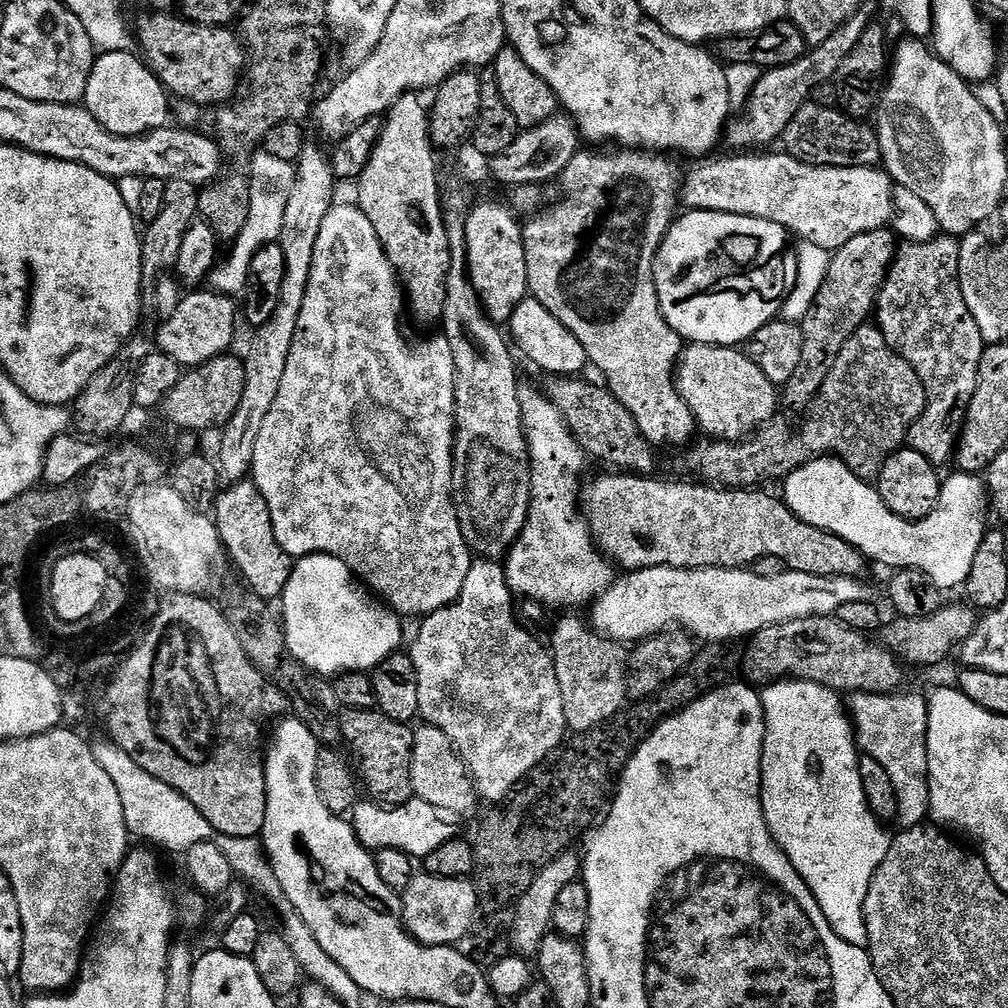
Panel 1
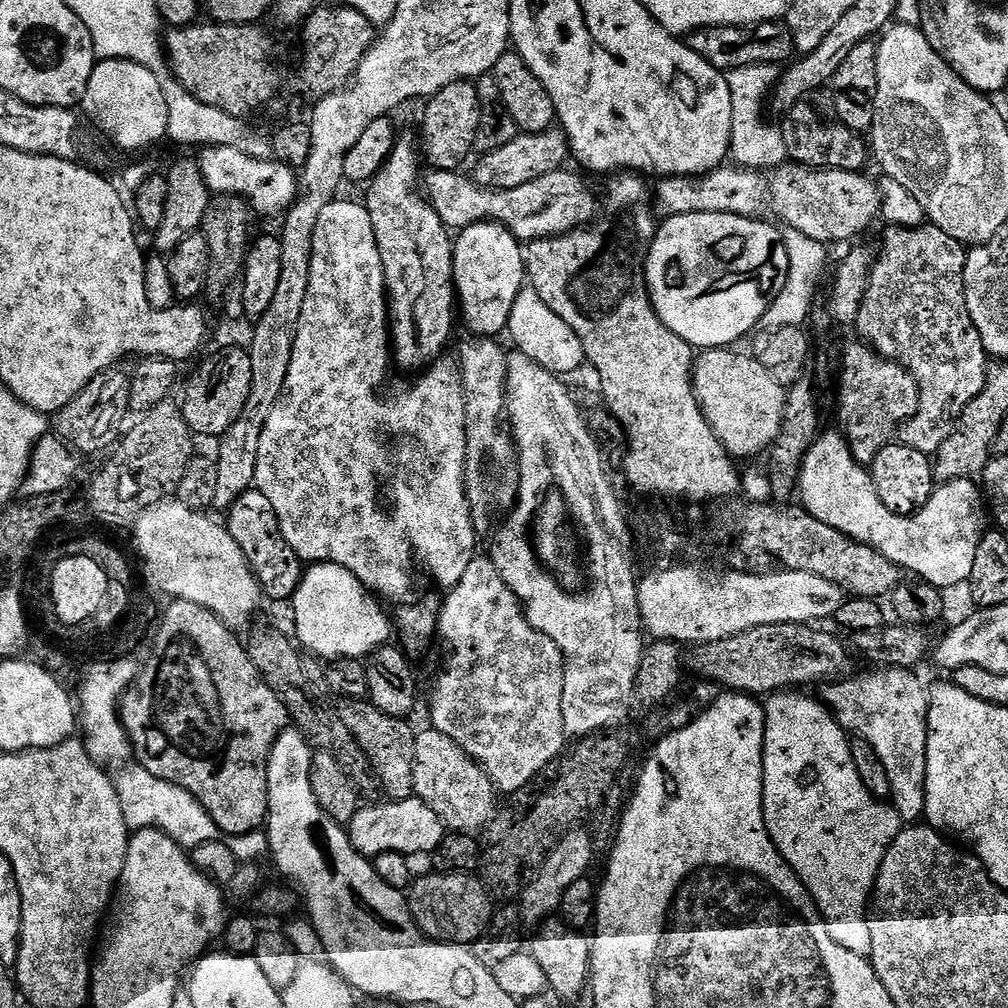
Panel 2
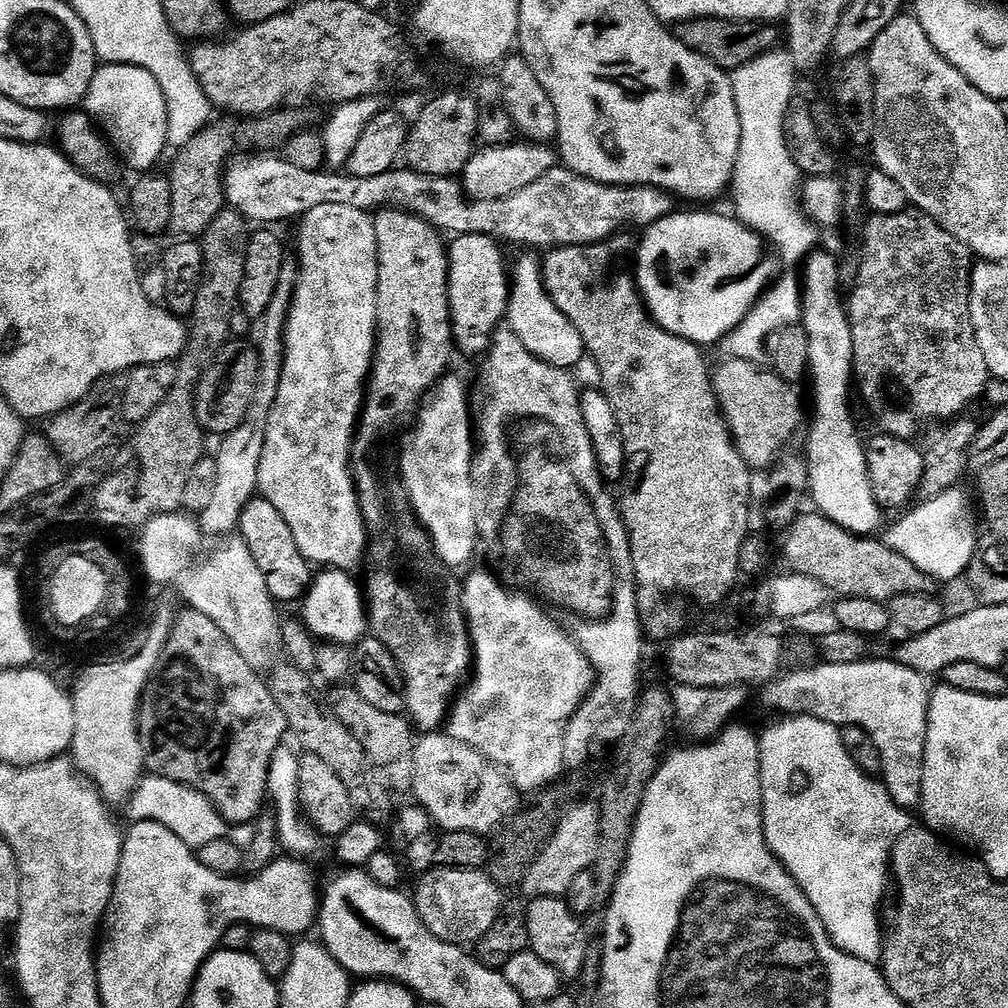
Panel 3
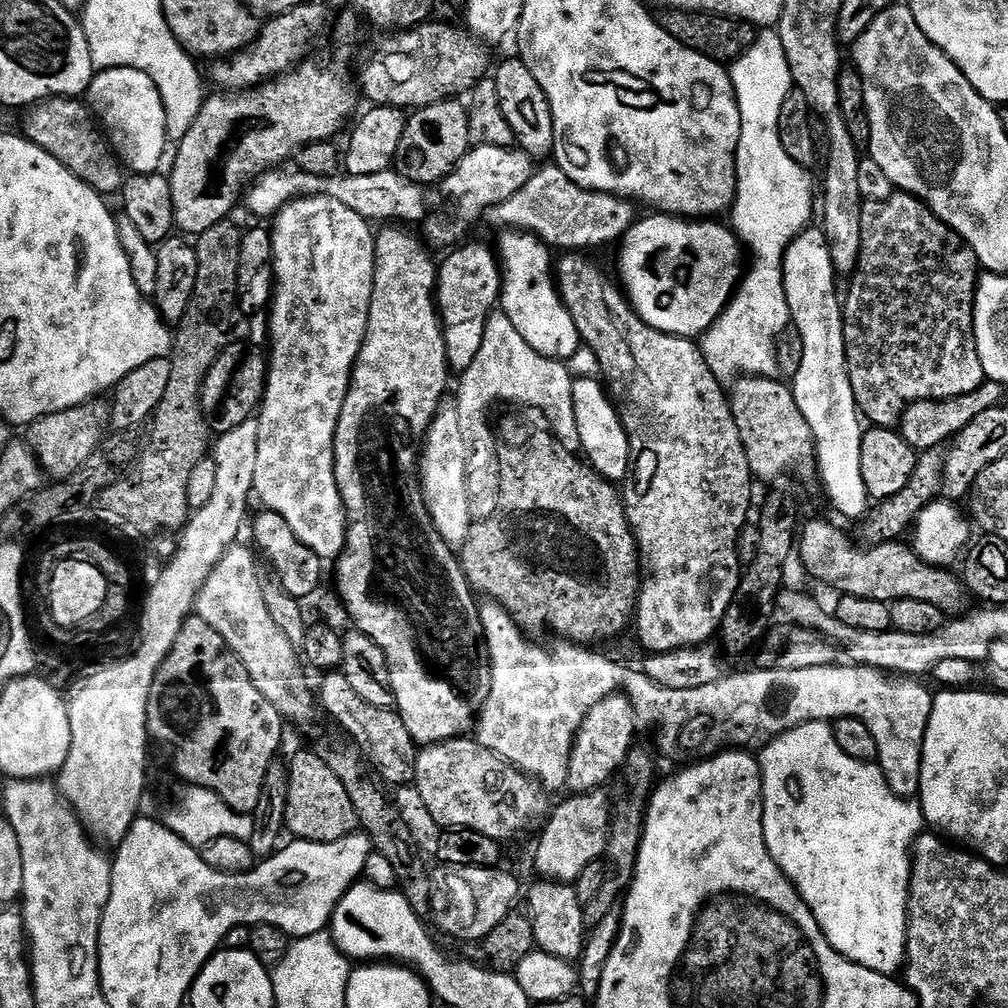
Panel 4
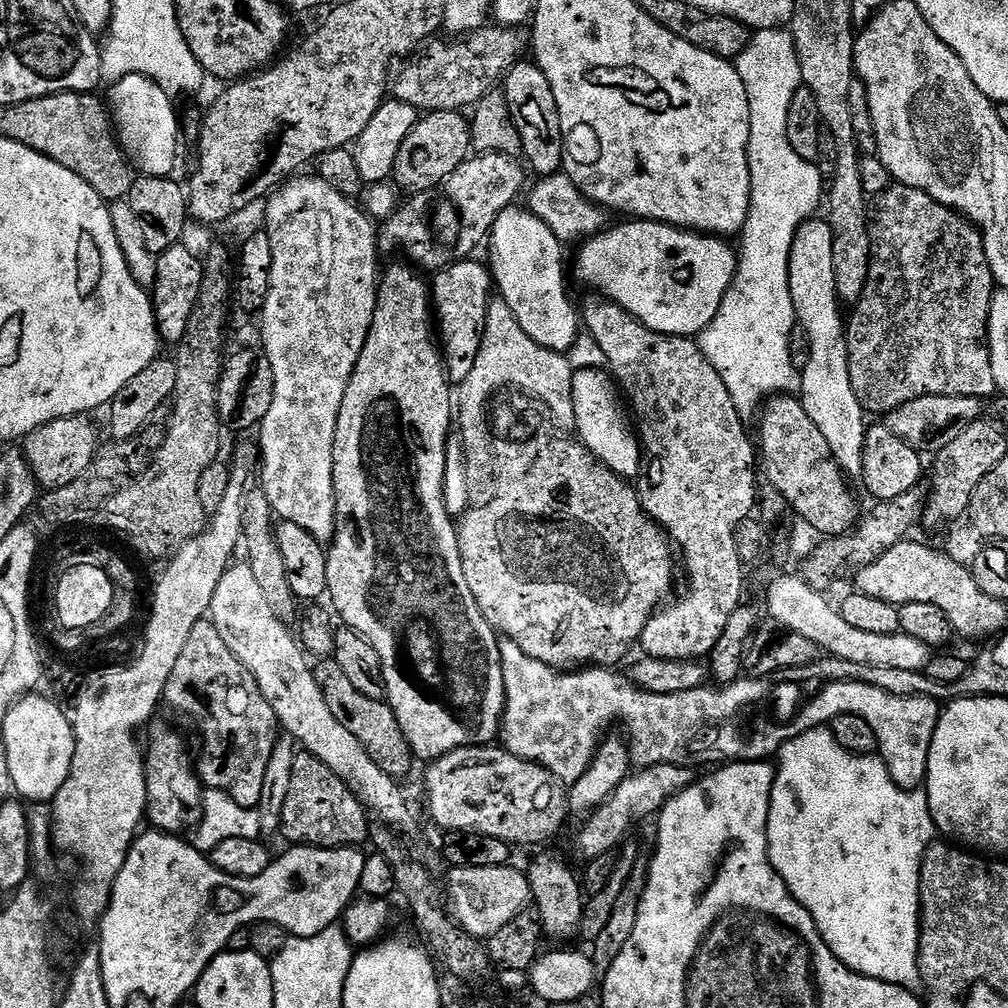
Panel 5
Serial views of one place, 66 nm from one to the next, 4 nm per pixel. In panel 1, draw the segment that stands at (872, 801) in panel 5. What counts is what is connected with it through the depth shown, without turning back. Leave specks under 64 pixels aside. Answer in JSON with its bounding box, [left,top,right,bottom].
[760,680,893,949]

